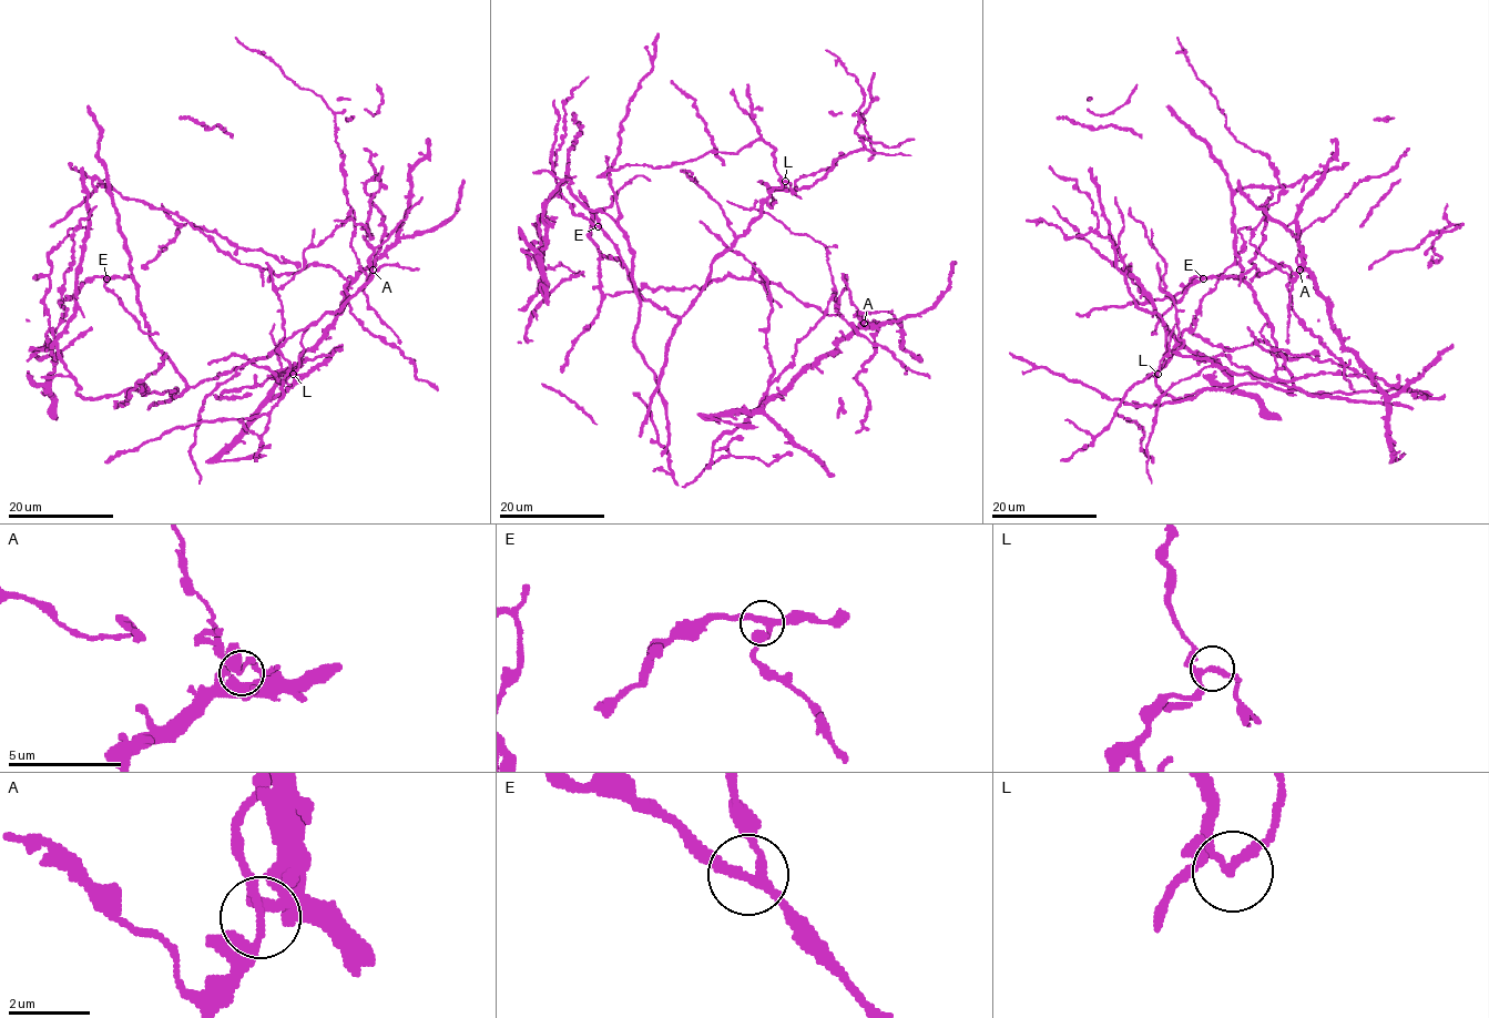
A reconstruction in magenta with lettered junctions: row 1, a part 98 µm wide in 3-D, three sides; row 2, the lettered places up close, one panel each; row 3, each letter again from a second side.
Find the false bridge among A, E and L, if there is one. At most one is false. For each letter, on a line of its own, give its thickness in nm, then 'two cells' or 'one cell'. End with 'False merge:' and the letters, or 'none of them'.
A: 150 nm | one cell
E: 240 nm | one cell
L: 180 nm | two cells
False merge: L

